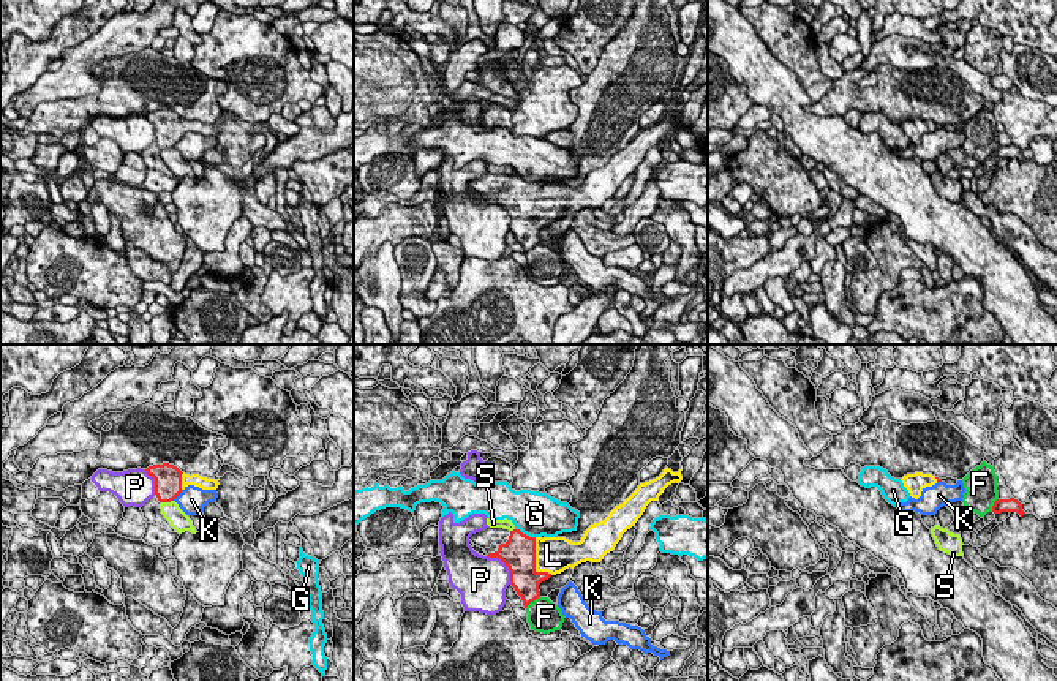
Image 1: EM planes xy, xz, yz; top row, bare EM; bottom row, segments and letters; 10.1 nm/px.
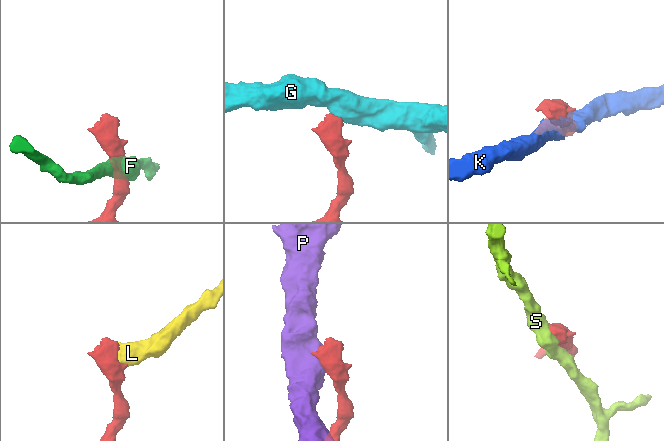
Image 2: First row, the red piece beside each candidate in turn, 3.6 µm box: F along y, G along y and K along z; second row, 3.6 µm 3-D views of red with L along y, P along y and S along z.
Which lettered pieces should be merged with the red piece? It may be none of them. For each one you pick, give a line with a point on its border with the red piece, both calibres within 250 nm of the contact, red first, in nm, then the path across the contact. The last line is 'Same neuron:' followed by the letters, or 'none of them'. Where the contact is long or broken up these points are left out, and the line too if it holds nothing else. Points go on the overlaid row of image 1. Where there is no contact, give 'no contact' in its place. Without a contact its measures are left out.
L: meets red in xz at (534, 561); 360 nm thick on the red side, 380 nm on the other; runs through xz (519, 553), (534, 561), (553, 555)
Same neuron: L

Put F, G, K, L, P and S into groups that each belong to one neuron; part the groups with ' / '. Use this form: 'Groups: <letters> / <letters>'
Groups: F / G / K / L / P / S

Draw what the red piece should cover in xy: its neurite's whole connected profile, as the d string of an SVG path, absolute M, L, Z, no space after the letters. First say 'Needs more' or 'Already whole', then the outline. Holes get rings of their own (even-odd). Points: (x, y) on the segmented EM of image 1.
Needs more. M169 463L149 466L145 471L155 479L155 495L160 502L174 501L188 485L202 490L216 490L220 485L215 479L207 479L199 474L185 474Z

